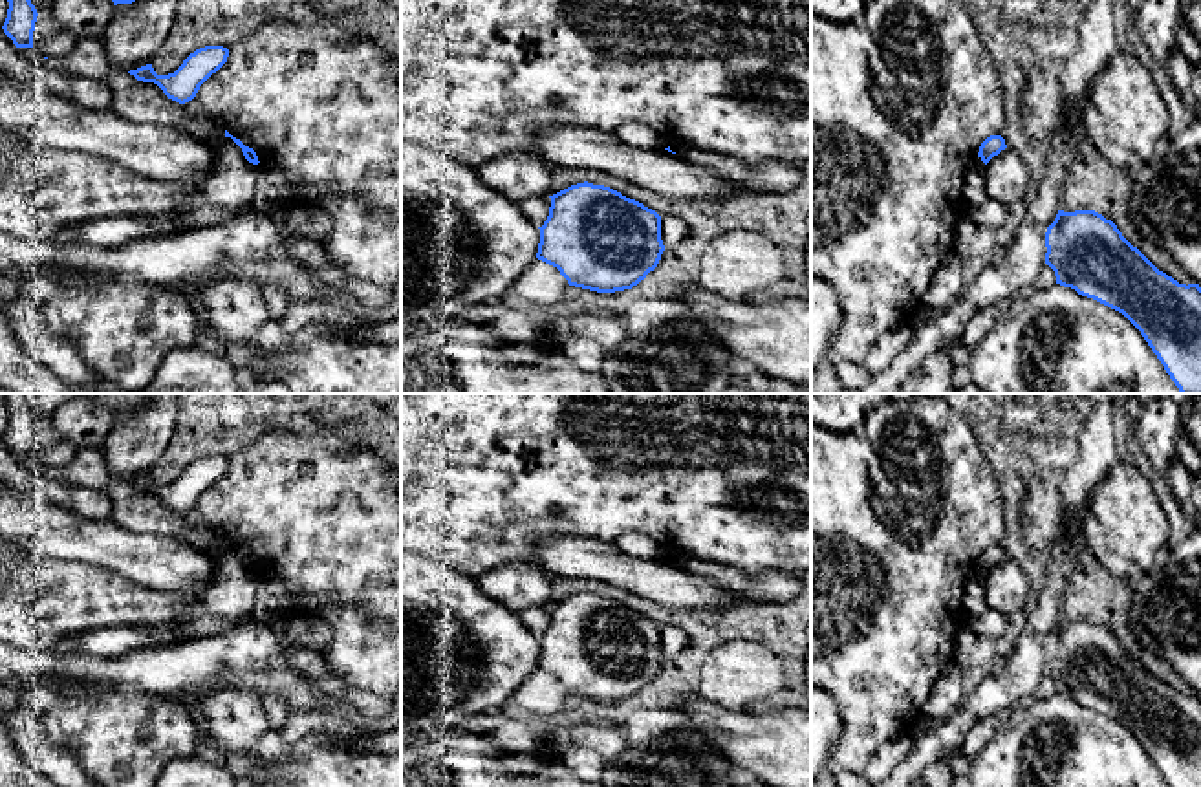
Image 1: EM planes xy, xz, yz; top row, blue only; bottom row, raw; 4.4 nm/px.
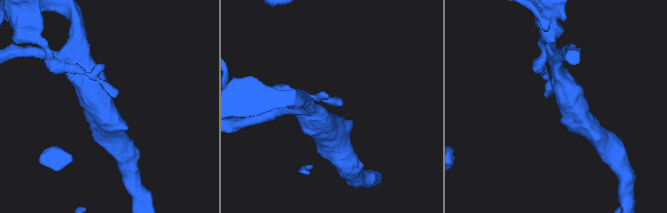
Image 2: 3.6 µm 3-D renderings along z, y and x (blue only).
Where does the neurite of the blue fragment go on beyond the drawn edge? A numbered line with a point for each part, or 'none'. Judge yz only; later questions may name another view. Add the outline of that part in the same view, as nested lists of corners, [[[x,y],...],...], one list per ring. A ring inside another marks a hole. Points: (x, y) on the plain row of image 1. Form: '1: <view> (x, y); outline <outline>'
none

